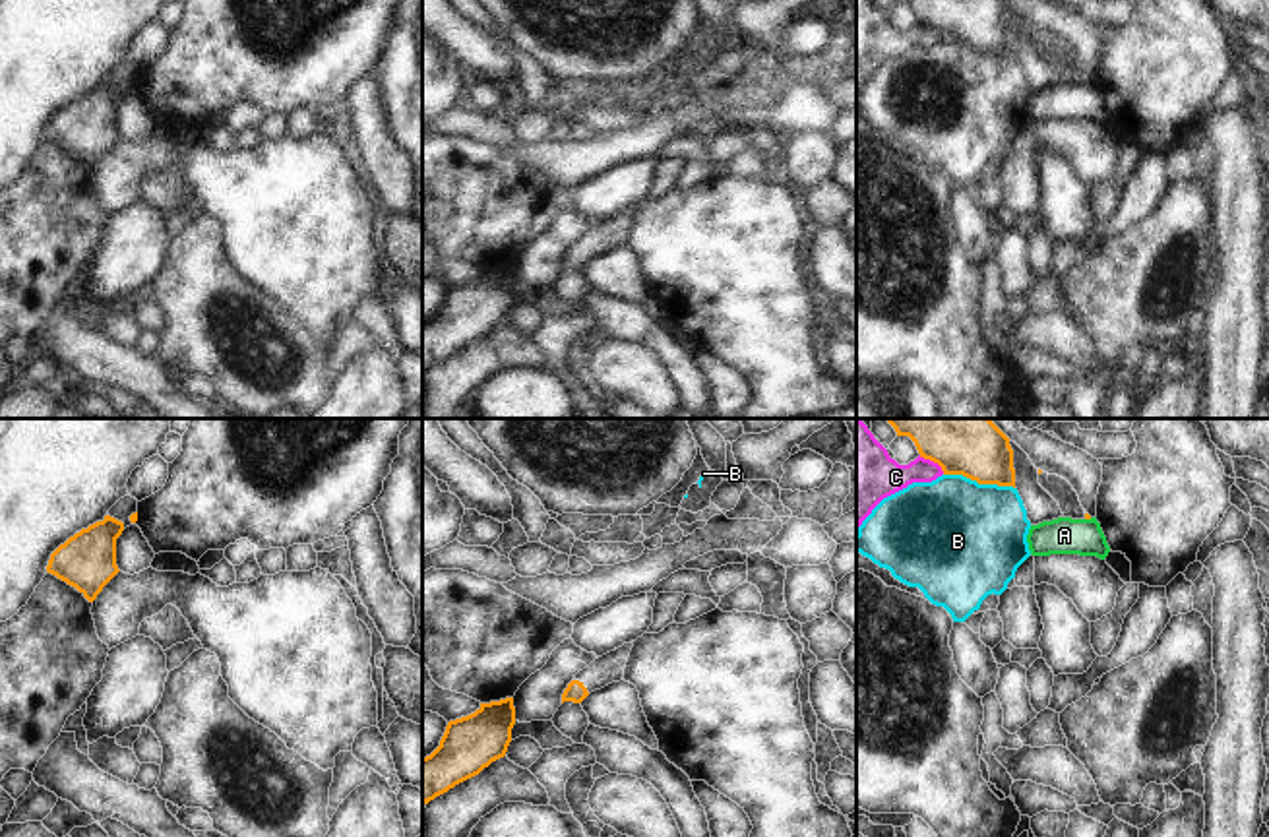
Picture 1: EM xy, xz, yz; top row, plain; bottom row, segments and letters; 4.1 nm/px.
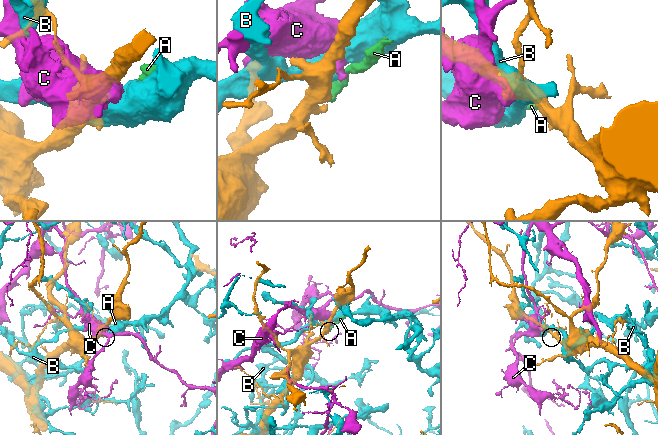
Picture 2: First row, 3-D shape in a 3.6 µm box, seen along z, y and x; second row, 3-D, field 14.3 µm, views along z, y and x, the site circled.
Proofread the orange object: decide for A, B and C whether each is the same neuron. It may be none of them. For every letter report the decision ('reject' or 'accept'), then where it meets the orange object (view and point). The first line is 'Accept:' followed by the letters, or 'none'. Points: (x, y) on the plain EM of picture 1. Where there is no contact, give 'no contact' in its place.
Accept: none
A: reject; contact yz (1087, 84)
B: reject; contact yz (979, 49)
C: reject; contact yz (932, 26)

